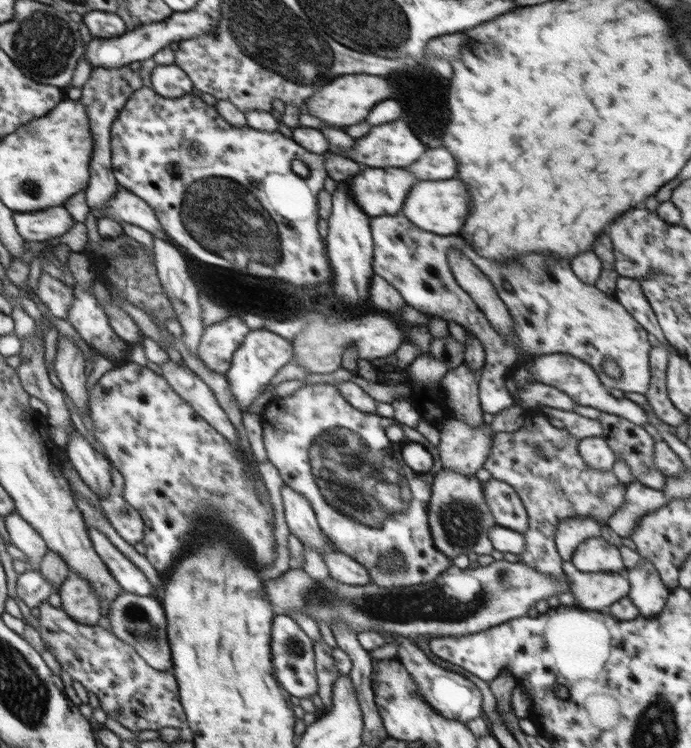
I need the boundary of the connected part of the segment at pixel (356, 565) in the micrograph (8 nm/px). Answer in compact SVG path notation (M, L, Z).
M340 550L322 552L322 556L332 578L349 585L367 585L371 582L364 566Z

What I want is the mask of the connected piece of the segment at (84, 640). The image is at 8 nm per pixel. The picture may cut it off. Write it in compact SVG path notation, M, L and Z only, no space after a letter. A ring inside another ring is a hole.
M48 601L42 602L39 605L38 610L40 611L39 616L39 624L40 624L40 636L45 644L48 644L47 650L50 651L54 658L61 664L61 668L66 670L68 674L70 674L70 678L72 680L76 680L76 682L80 682L82 686L87 690L87 692L92 692L92 694L96 694L99 698L100 707L107 714L107 716L111 716L114 720L119 721L124 728L128 728L128 730L141 731L141 730L156 730L159 731L161 728L166 728L166 726L172 726L172 728L181 728L184 731L188 731L188 721L186 713L184 712L183 706L181 705L179 699L179 686L177 683L177 679L172 673L172 670L156 670L152 668L137 652L130 646L128 643L120 640L111 630L109 631L104 627L103 624L98 625L90 625L83 624L80 622L76 622L73 618L70 618L64 610L54 608L51 606Z

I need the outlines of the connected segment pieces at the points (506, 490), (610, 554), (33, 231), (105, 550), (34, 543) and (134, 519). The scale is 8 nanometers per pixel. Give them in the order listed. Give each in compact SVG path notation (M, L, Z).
M494 478L482 482L482 486L496 524L525 533L528 528L527 510L514 488L507 482Z
M601 536L581 542L571 561L580 572L619 573L625 569L619 547L608 543Z
M64 205L35 213L16 211L13 219L17 231L24 240L41 246L50 241L57 241L58 237L66 234L76 223Z
M93 526L87 527L94 550L106 563L114 578L122 588L122 592L137 594L138 596L153 596L152 583L146 575L126 558L100 530Z
M16 512L5 517L5 527L11 544L27 556L28 563L38 566L48 552L44 539Z
M113 493L102 497L101 507L114 530L126 542L132 545L141 542L144 536L144 521L140 511L130 505L122 494Z

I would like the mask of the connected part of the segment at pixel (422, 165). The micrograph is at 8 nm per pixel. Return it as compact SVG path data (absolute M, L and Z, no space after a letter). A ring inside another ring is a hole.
M446 148L426 150L424 158L410 164L410 170L418 180L448 180L456 176L456 162Z

